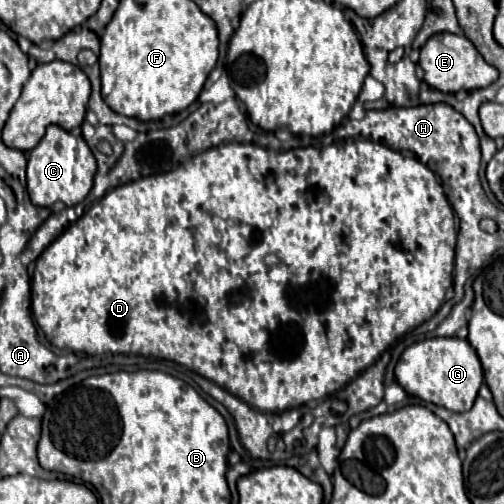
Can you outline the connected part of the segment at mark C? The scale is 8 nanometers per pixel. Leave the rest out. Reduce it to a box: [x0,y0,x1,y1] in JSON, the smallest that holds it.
[26,126,96,208]

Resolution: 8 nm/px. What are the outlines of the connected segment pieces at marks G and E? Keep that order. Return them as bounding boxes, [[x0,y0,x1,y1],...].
[[396,338,484,412],[418,32,498,94]]

